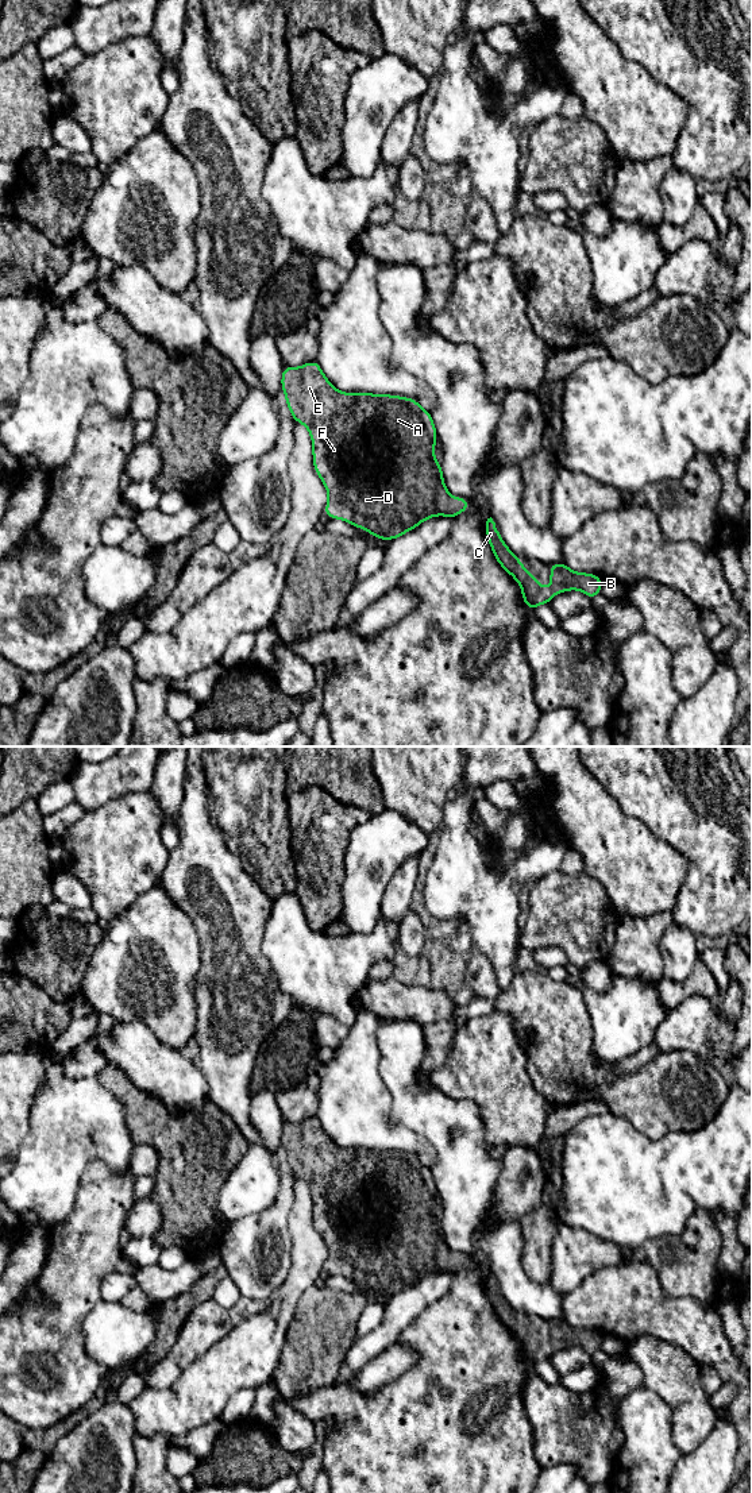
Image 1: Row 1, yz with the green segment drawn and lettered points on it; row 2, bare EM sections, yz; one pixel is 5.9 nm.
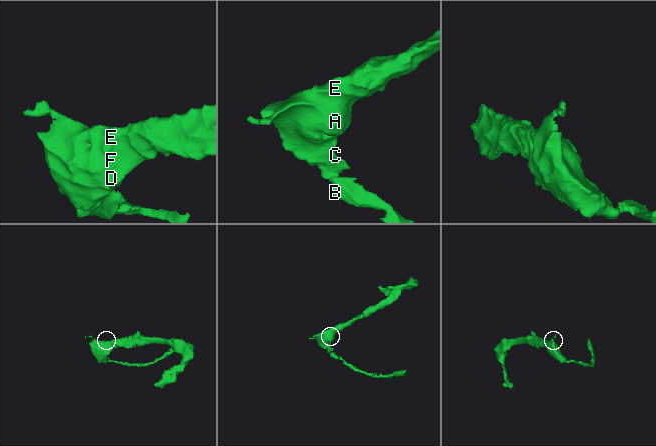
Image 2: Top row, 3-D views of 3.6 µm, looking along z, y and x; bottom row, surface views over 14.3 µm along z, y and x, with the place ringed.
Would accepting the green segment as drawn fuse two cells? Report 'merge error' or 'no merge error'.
no merge error

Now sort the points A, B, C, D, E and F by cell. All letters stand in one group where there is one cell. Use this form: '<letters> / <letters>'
A B C D E F

